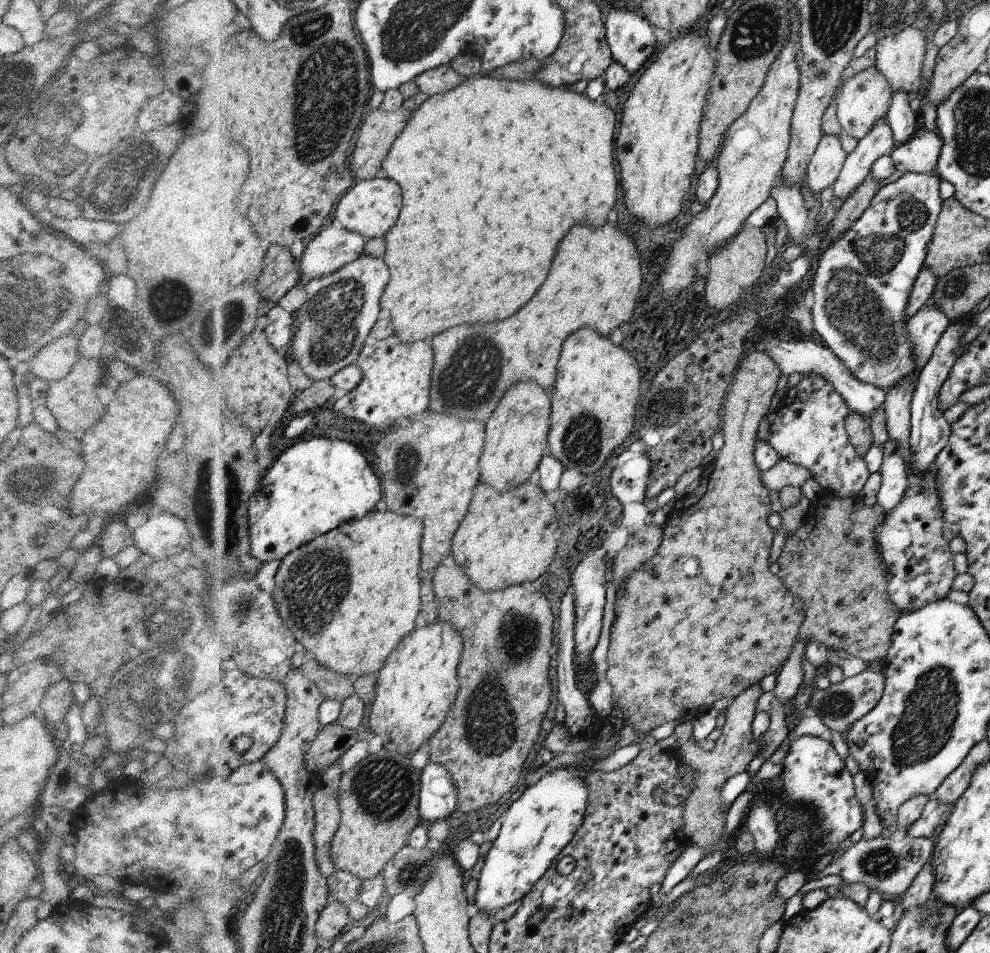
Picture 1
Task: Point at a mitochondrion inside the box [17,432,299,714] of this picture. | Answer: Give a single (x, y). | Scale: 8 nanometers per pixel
(209, 511)

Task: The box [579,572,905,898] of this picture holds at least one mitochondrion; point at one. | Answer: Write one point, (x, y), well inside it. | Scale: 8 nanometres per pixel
(876, 865)

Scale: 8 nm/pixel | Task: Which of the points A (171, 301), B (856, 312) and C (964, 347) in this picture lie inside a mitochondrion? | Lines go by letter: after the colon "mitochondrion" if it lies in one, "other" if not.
A: mitochondrion
B: mitochondrion
C: other

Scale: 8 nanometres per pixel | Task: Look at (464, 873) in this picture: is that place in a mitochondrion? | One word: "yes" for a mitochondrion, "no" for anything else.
no

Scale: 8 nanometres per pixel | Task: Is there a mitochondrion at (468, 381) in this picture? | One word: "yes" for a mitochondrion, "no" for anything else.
yes

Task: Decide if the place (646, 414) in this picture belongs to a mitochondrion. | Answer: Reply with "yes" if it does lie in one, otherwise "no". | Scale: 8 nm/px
yes

